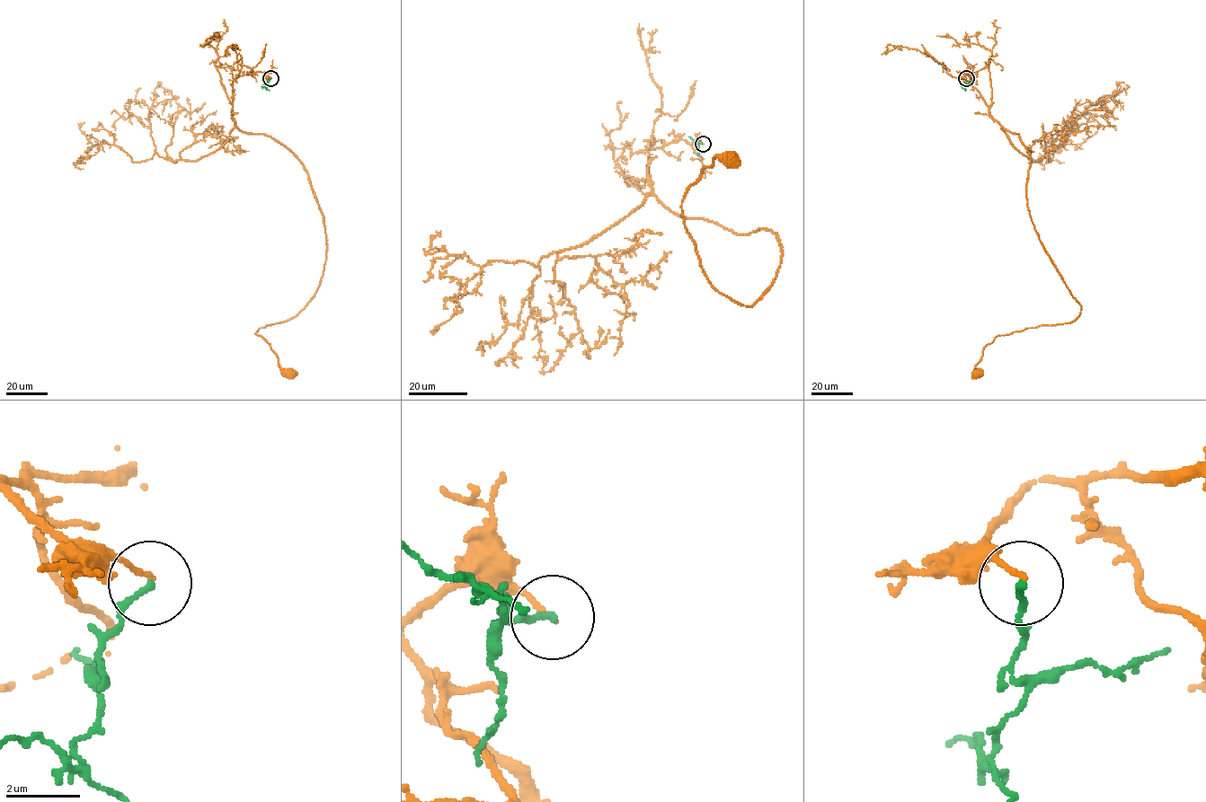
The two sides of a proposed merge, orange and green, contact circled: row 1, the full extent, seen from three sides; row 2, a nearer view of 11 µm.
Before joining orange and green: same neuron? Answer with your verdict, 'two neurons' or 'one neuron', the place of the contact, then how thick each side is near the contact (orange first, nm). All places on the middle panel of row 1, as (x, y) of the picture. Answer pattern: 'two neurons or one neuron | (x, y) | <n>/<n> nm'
two neurons | (703, 144) | 120/180 nm

